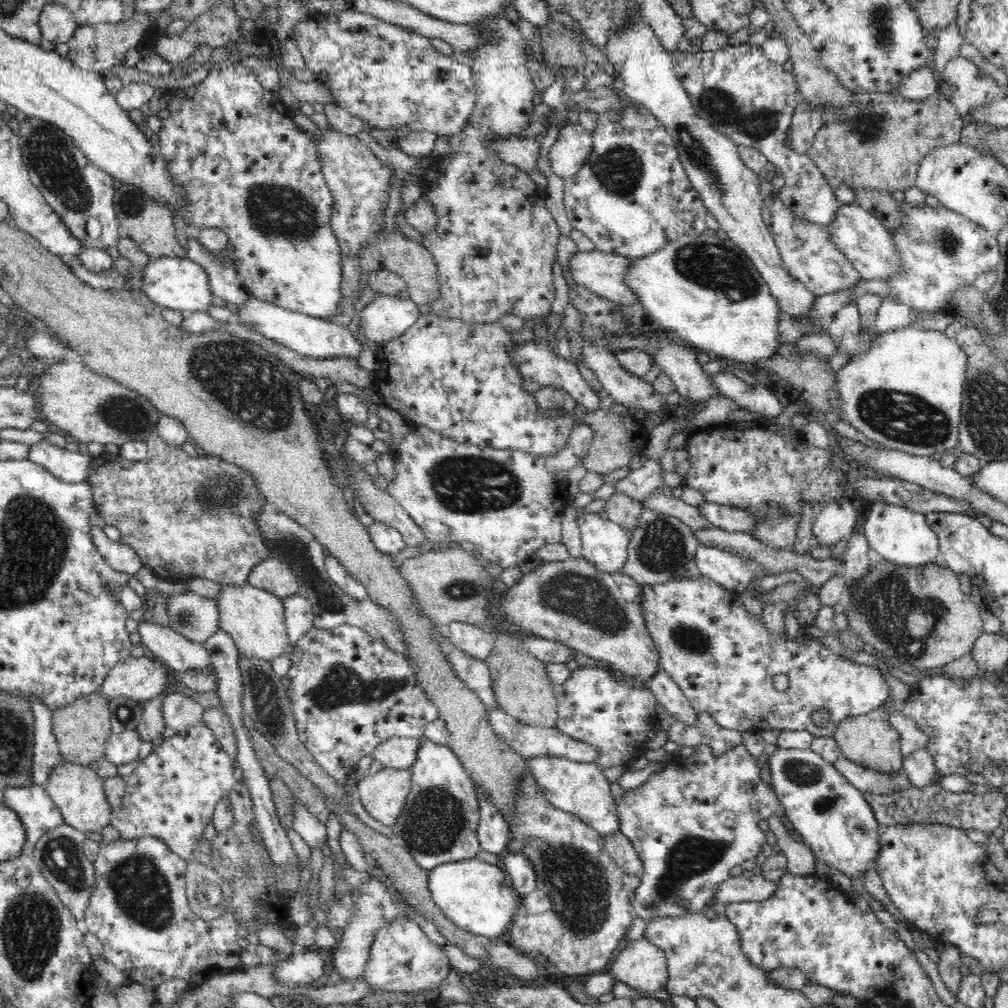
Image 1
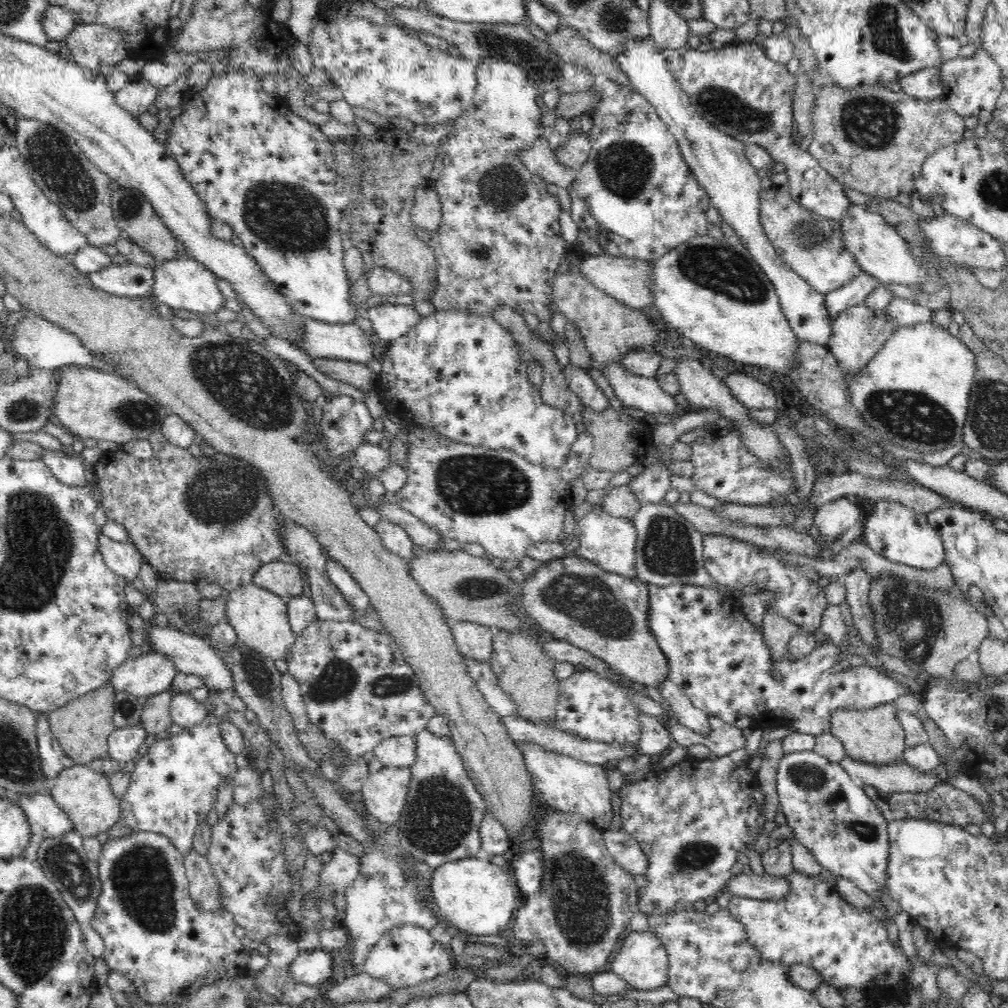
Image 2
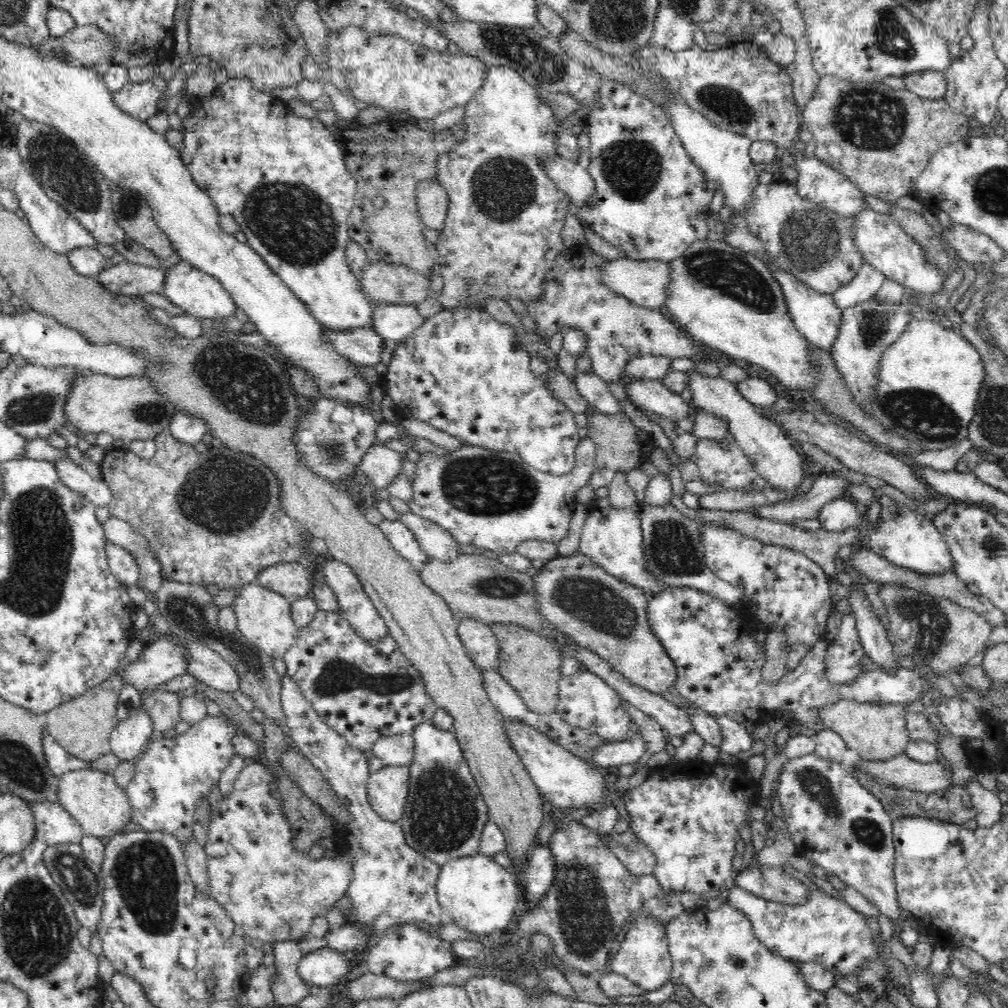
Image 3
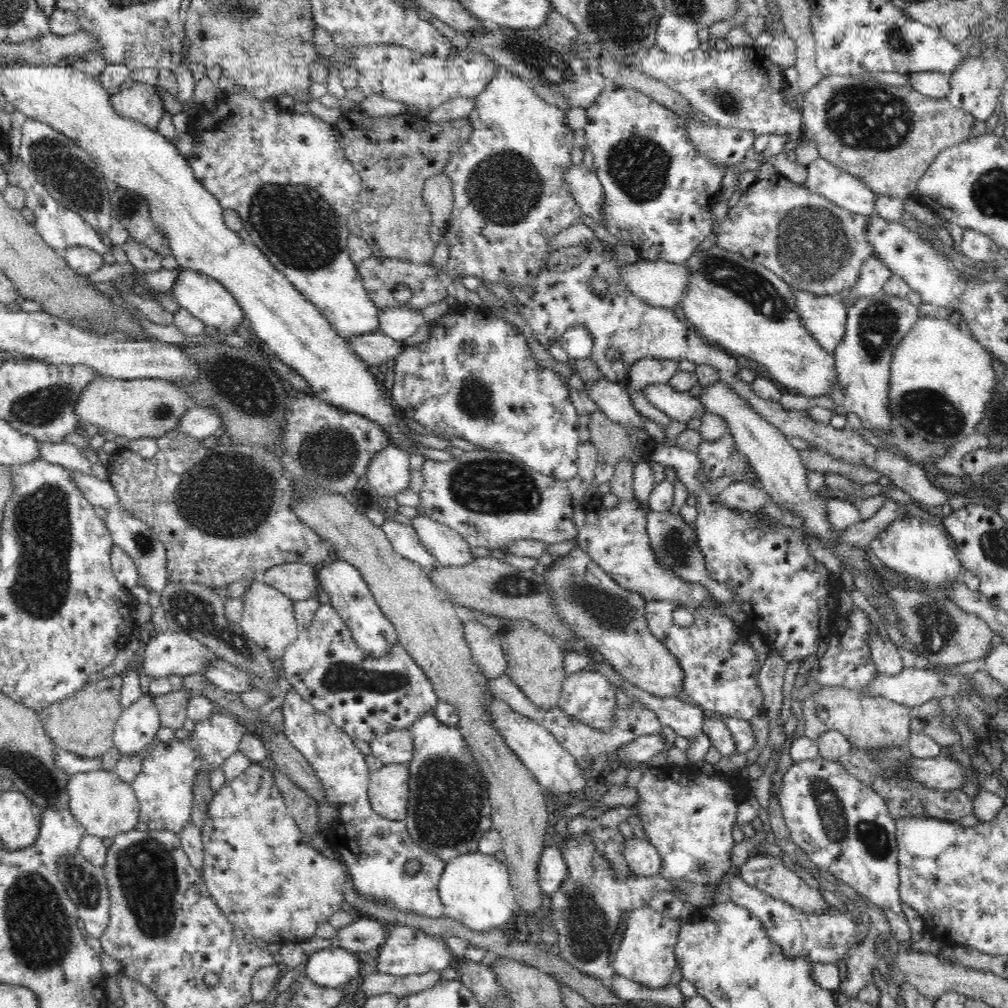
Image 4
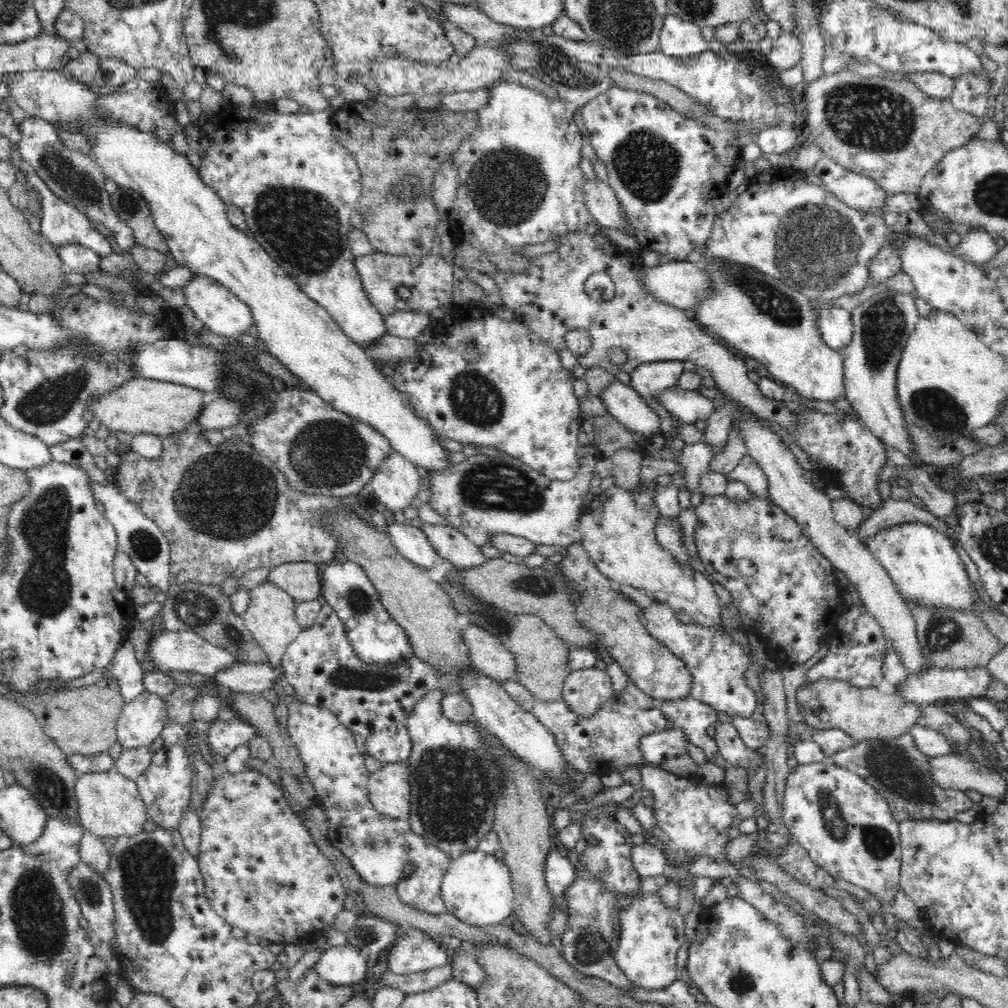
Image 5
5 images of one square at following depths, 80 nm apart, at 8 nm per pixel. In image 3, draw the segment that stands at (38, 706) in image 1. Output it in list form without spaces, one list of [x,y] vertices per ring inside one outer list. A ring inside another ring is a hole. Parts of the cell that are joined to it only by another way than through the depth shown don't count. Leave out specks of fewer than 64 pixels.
[[[46,727],[42,731],[43,749],[48,763],[48,768],[58,777],[73,770],[90,768],[90,761],[80,760],[72,756],[58,742],[51,740]]]

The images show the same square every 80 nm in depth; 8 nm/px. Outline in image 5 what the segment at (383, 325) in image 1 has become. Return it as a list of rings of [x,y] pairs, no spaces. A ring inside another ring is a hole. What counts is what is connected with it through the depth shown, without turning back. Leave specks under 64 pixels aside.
[[[394,311],[384,317],[387,334],[414,339],[421,330],[433,323],[428,315],[416,311]]]

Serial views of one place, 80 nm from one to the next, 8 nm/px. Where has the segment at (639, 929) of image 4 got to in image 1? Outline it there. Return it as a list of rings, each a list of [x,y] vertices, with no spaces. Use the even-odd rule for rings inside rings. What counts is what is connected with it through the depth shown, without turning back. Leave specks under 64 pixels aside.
[[[645,936],[628,943],[611,966],[611,975],[640,992],[666,989],[667,958]]]

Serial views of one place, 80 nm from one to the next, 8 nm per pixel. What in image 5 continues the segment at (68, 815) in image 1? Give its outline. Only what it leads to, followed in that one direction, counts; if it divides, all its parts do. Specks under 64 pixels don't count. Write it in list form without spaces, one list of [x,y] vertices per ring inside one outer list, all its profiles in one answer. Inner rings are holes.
[[[115,766],[106,772],[78,774],[74,790],[75,800],[78,801],[78,818],[84,831],[101,838],[130,836],[144,831],[147,812],[137,784],[122,776]]]

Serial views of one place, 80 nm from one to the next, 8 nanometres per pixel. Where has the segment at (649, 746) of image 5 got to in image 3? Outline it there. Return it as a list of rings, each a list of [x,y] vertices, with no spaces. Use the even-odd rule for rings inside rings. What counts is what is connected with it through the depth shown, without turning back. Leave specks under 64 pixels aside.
[[[642,737],[628,741],[614,741],[613,743],[604,743],[598,745],[591,754],[591,760],[595,764],[603,766],[618,766],[638,762],[645,753],[645,744]]]

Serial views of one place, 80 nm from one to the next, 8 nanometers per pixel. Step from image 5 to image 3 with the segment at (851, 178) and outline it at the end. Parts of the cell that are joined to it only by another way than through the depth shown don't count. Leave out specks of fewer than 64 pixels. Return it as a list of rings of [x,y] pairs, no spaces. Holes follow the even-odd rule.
[[[791,152],[794,155],[794,167],[798,171],[796,181],[797,193],[810,202],[815,202],[822,208],[827,208],[836,214],[844,217],[850,217],[865,209],[864,194],[852,181],[848,180],[843,174],[824,165],[820,160],[815,158],[807,158],[801,152]]]

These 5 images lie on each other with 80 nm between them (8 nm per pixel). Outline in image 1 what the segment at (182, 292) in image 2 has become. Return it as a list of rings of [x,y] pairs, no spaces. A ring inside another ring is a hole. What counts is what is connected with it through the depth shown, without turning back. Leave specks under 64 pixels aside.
[[[161,256],[150,259],[143,267],[143,285],[141,291],[146,296],[161,307],[172,308],[172,310],[206,311],[211,305],[214,295],[209,287],[207,272],[199,265],[185,257],[165,257]]]

